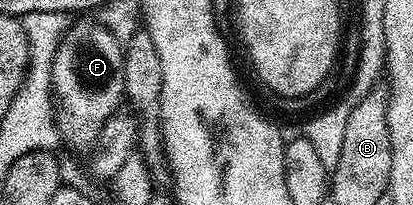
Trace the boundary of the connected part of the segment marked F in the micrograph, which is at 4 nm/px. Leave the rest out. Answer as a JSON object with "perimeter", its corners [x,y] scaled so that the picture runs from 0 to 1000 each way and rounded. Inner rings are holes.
{"perimeter":[[[172,117],[126,288],[121,424],[136,498],[143,673],[179,727],[225,727],[252,600],[288,546],[286,507],[298,507],[305,463],[298,205],[254,117]]]}

